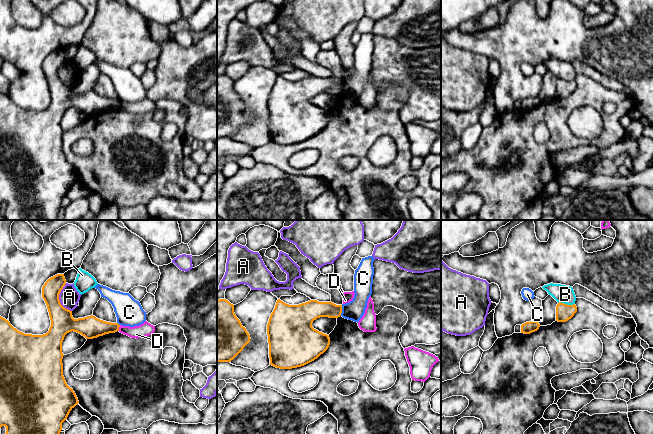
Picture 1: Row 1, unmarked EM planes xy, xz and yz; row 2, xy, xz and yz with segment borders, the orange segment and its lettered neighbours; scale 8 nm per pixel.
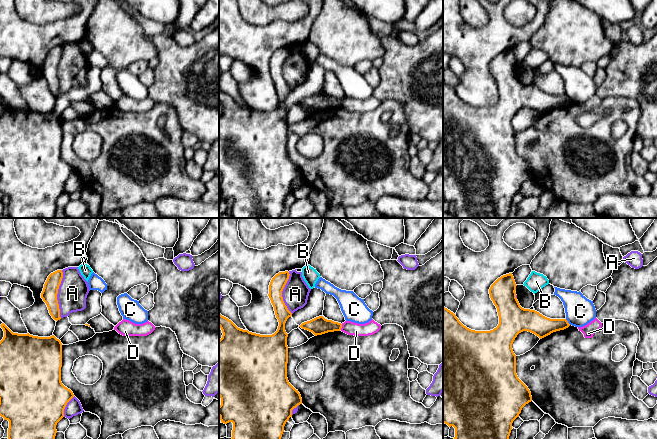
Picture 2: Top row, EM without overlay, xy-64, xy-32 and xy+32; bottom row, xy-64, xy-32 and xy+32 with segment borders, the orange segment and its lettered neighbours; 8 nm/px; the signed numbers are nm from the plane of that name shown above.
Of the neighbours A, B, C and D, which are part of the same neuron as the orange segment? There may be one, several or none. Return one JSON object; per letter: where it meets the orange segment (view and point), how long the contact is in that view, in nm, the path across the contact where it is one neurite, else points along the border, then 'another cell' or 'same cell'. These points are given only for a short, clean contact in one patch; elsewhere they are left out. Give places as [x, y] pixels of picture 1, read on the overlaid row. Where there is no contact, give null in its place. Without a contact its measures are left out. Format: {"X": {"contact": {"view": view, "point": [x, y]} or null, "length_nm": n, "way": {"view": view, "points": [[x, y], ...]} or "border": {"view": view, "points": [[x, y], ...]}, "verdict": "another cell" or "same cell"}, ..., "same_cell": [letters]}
{"A": {"contact": {"view": "xy", "point": [58, 299]}, "length_nm": 240, "verdict": "another cell"}, "B": {"contact": {"view": "yz", "point": [566, 304]}, "length_nm": 140, "verdict": "another cell"}, "C": {"contact": {"view": "xz", "point": [341, 310]}, "length_nm": 90, "verdict": "another cell"}, "D": {"contact": {"view": "xy", "point": [118, 328]}, "length_nm": 50, "border": {"view": "xy", "points": [[120, 325], [118, 330]]}, "verdict": "another cell"}, "same_cell": []}

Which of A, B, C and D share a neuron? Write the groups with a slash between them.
A / B / C / D

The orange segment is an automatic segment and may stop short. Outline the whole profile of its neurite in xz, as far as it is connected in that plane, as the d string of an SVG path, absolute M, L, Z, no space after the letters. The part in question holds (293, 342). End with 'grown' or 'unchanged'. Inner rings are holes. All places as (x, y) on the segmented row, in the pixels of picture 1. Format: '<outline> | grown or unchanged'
M278 299L267 324L270 365L280 369L292 369L317 359L328 349L330 338L314 329L313 321L320 317L338 318L341 313L342 305L331 301L310 300L299 305L289 305Z | unchanged

